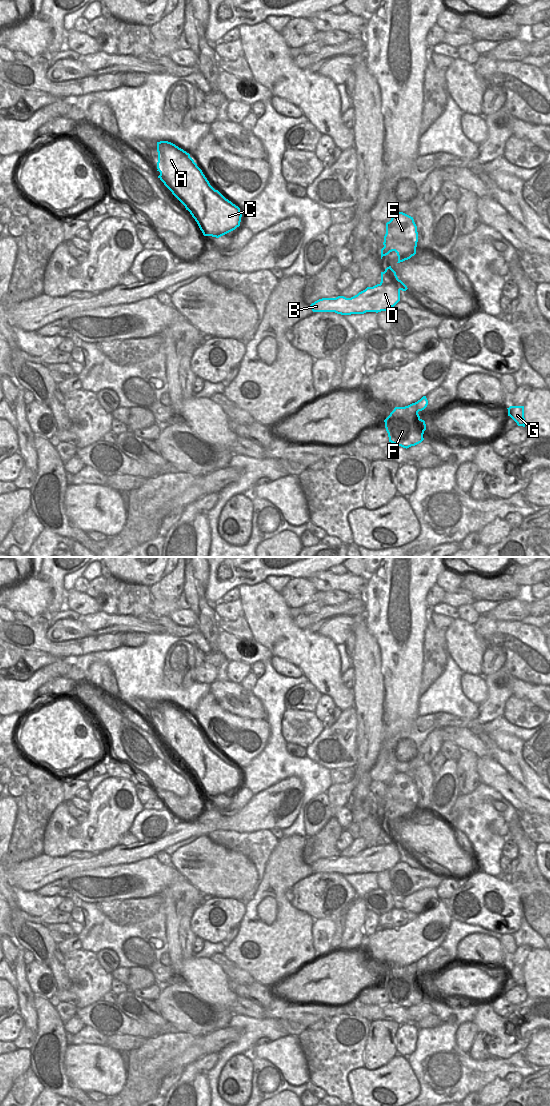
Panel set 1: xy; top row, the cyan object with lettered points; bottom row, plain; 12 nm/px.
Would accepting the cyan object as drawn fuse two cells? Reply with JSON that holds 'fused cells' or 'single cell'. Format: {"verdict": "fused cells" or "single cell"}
{"verdict": "fused cells"}

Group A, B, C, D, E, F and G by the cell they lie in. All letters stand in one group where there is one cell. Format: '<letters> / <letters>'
A C D E F G / B

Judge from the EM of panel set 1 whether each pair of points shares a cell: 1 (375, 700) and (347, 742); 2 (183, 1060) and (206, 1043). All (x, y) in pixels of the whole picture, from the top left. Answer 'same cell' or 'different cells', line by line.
1: different cells
2: same cell

